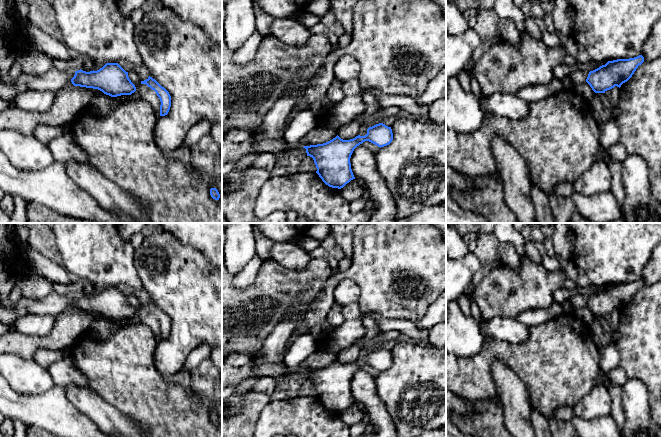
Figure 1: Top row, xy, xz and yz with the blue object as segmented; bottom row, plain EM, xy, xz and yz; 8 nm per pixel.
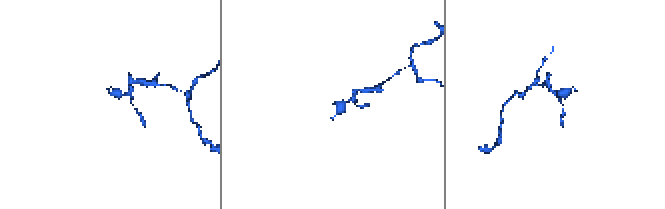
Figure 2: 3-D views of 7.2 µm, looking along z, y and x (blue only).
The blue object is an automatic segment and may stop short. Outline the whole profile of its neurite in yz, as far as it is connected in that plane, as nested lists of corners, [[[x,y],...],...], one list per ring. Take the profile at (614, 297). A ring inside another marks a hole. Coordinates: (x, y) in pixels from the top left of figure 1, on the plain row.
[[[642,279],[629,283],[608,285],[605,289],[590,295],[586,306],[595,317],[605,317],[615,310],[620,312],[632,301],[643,286],[644,281]]]

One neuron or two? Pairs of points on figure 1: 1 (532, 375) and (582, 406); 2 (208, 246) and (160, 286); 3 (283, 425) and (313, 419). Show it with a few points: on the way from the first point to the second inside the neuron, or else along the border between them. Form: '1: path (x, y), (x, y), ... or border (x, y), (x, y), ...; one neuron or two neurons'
1: border (594, 386), (572, 406); two neurons
2: border (180, 241), (196, 248), (211, 263); two neurons
3: path (290, 419), (306, 419); one neuron

